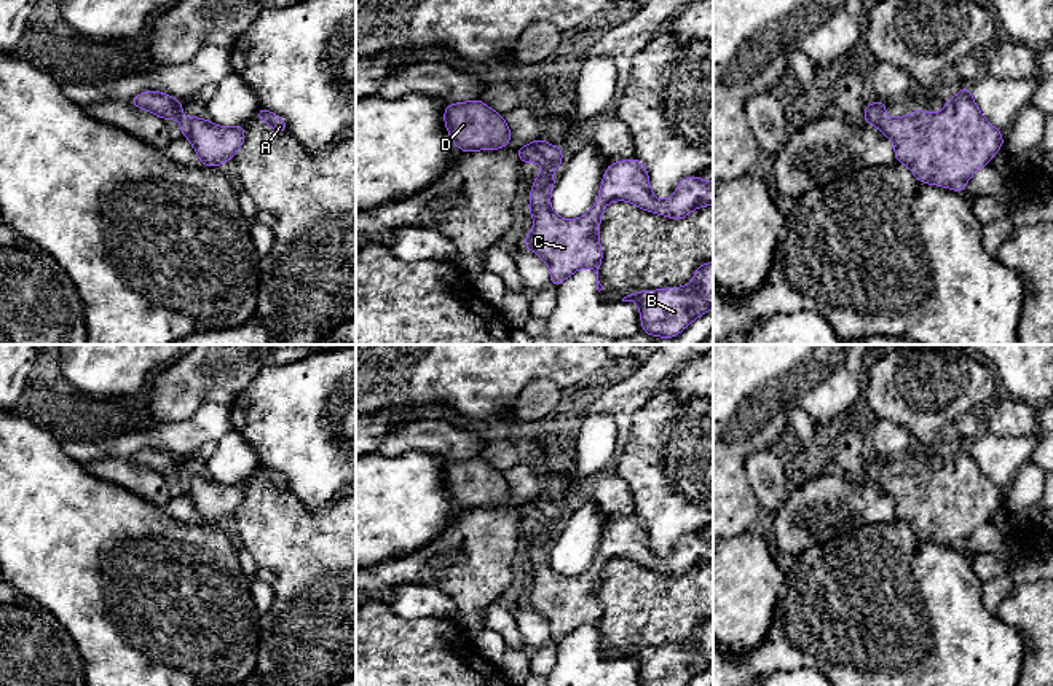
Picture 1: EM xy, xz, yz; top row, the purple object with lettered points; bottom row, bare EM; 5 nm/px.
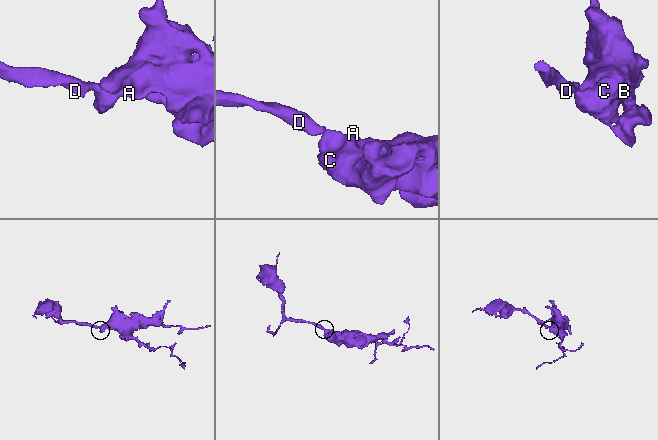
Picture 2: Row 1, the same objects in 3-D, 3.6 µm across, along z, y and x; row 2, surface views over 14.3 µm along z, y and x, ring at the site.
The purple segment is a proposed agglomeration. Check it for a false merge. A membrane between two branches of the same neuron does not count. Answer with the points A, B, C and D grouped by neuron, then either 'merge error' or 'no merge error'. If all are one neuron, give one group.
A B C D; no merge error

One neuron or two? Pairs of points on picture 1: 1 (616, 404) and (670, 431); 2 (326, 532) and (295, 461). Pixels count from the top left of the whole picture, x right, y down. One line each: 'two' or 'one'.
1: two
2: two

